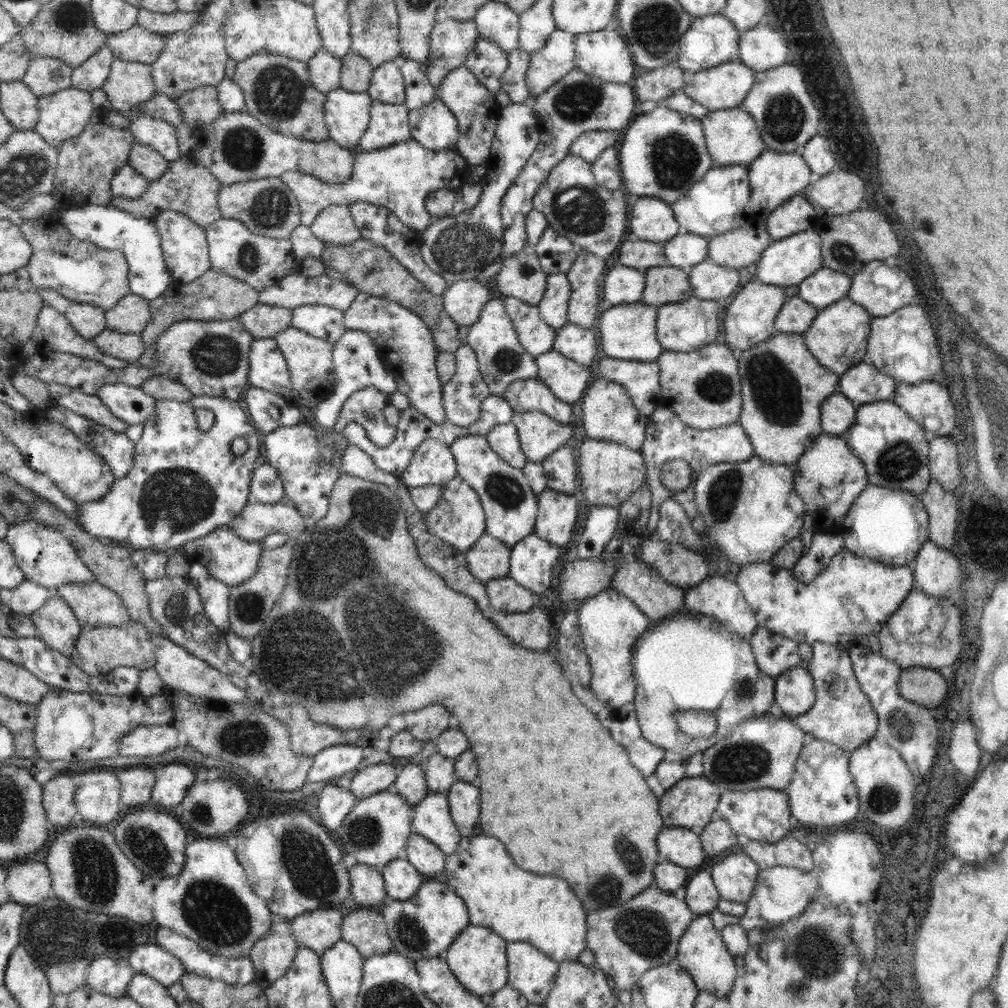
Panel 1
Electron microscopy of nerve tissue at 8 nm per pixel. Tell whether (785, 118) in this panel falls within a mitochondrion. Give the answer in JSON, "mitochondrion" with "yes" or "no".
{"mitochondrion":"yes"}

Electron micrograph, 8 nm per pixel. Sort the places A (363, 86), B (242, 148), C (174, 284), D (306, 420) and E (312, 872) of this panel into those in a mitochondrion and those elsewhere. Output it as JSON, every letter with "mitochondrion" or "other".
{"A":"other","B":"mitochondrion","C":"other","D":"other","E":"mitochondrion"}

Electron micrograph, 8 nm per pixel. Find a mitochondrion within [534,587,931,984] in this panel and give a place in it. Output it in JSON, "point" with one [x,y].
{"point":[643,931]}

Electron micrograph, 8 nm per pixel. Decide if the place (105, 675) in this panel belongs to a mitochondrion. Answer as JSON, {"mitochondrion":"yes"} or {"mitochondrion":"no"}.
{"mitochondrion":"no"}

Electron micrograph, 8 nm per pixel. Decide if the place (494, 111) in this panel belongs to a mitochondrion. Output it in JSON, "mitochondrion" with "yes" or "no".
{"mitochondrion":"no"}

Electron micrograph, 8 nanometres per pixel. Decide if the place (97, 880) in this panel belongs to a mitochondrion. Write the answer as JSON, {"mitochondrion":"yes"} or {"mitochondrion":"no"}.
{"mitochondrion":"yes"}

